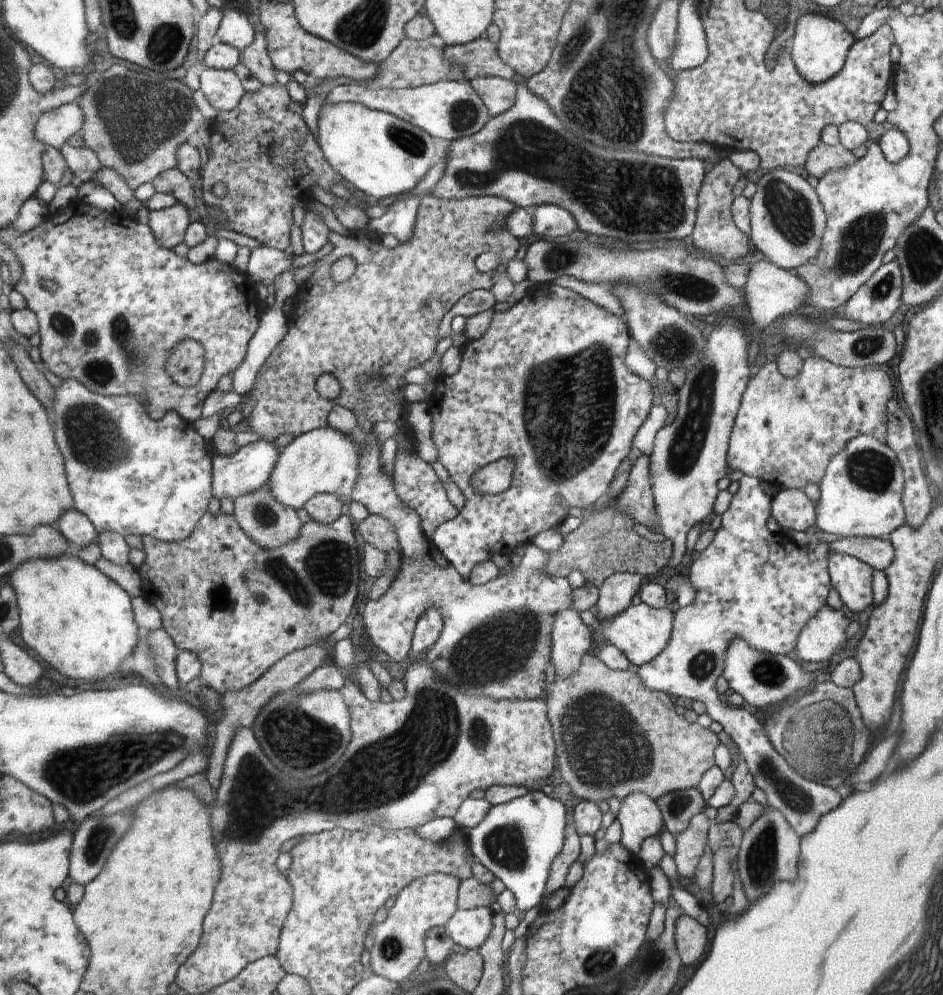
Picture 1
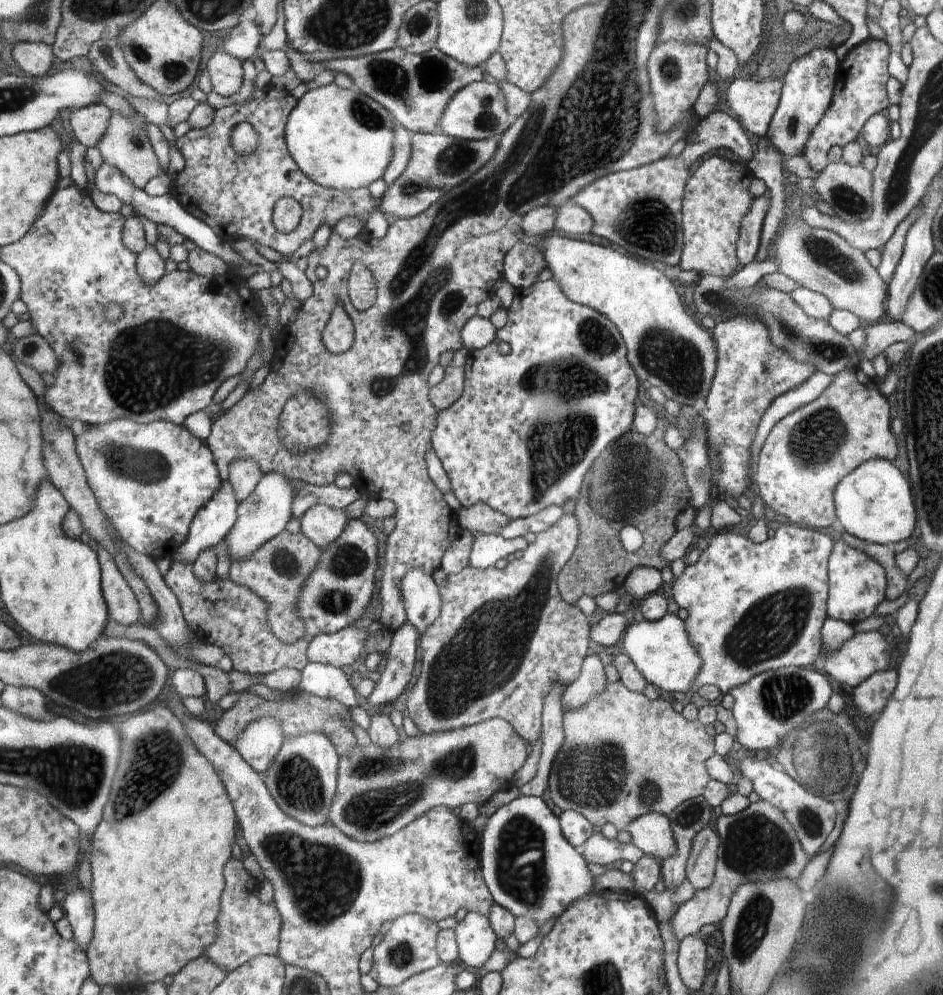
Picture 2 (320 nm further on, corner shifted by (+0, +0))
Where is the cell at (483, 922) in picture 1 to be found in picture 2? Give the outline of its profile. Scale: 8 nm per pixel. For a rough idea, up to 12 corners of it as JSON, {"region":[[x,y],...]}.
{"region":[[468,912],[453,929],[460,960],[480,968],[496,949],[488,916]]}

